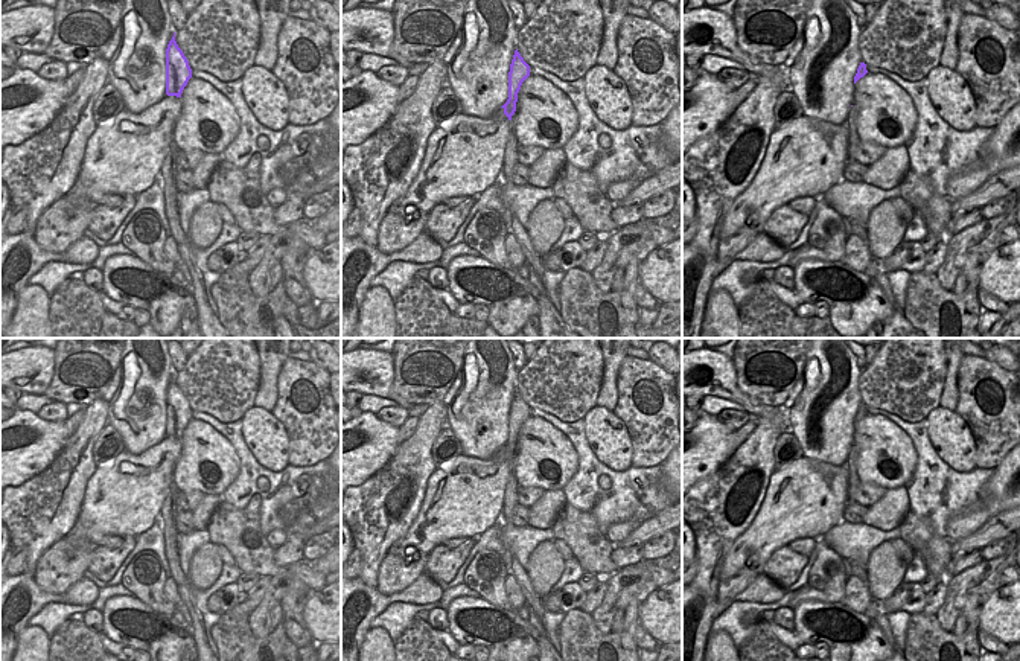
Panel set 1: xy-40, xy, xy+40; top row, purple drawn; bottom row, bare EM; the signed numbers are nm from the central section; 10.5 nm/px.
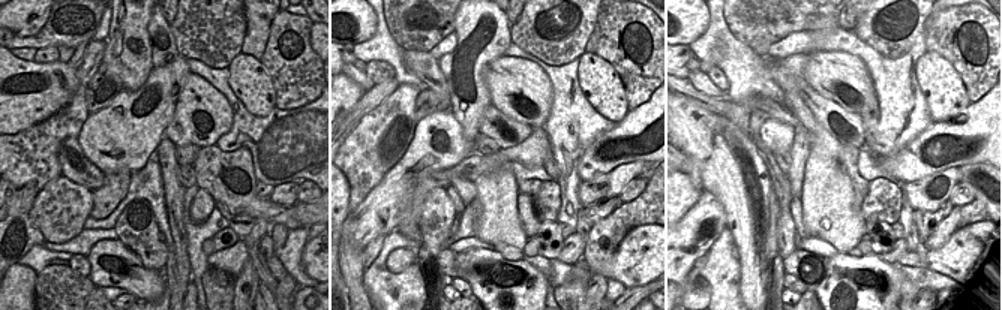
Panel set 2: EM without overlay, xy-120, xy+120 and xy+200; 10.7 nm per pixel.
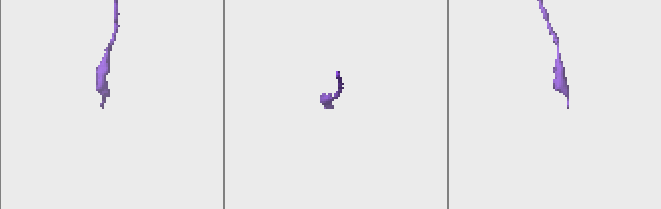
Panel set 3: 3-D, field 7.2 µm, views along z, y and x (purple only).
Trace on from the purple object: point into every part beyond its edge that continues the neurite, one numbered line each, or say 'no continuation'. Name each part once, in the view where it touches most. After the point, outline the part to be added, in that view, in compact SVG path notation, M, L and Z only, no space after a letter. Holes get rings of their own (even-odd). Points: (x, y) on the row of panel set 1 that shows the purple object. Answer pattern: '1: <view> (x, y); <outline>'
1: xy (510, 156); M516 111L512 116L510 120L510 131L508 131L508 140L505 145L505 152L504 152L504 166L502 166L502 174L505 177L505 183L512 183L512 174L515 171L515 166L518 164L518 140L516 140Z

